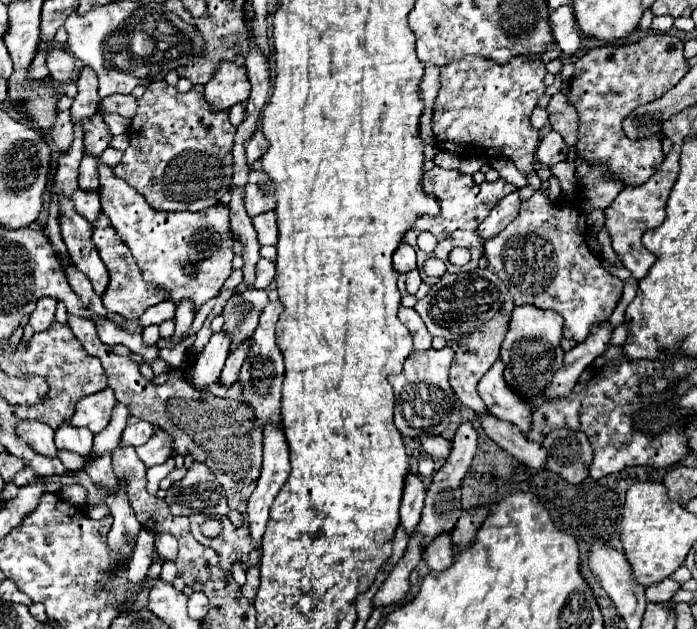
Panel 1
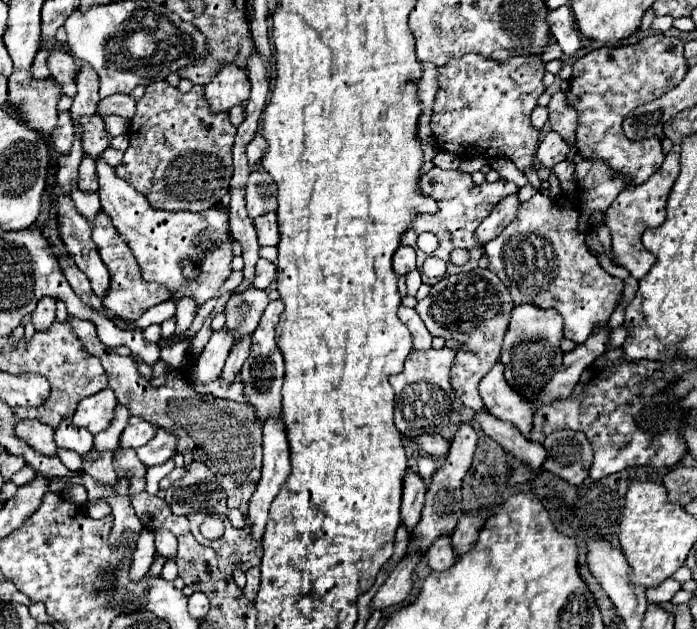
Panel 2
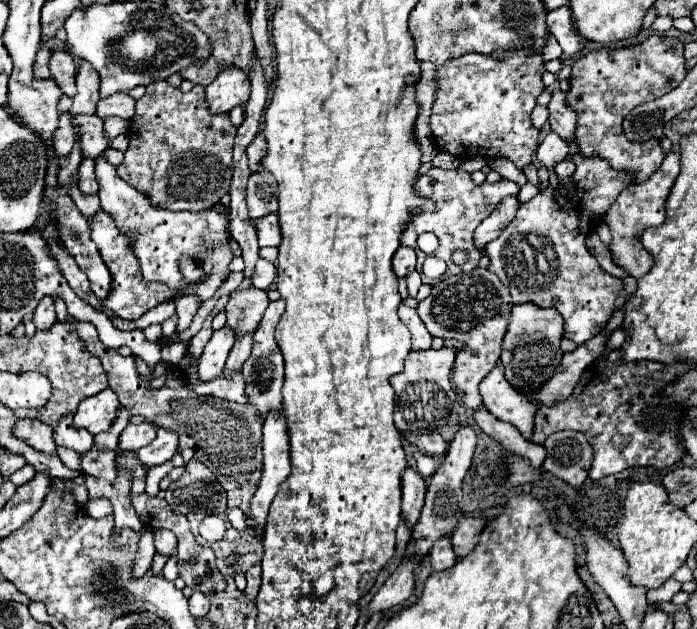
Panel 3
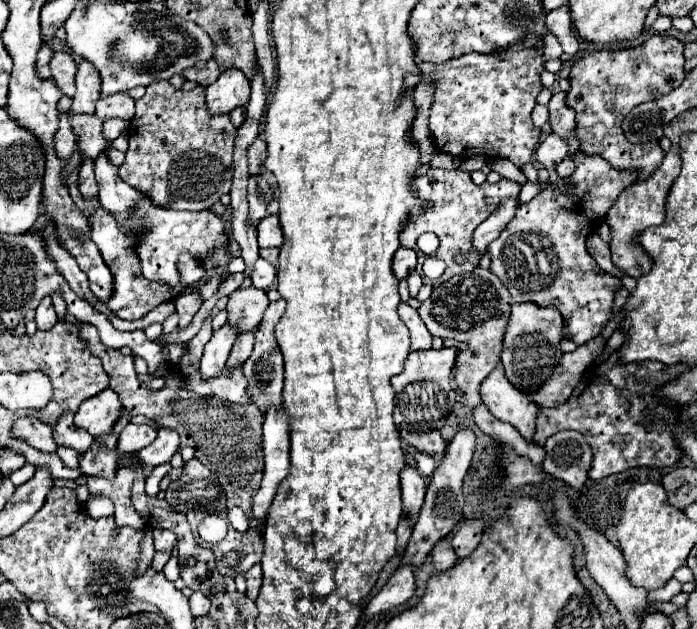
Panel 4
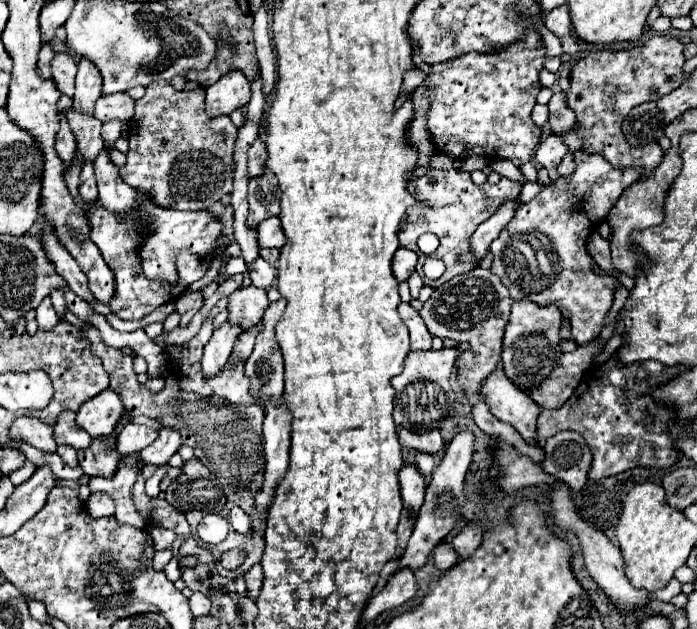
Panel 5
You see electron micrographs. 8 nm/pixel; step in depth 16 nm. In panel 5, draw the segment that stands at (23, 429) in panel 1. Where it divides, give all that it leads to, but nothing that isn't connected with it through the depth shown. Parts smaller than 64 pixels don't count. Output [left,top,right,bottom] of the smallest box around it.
[10,418,56,452]

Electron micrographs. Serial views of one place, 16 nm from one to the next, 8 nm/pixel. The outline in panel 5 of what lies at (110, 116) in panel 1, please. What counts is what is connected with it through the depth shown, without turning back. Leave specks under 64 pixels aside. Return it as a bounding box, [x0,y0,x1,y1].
[101,120,127,149]

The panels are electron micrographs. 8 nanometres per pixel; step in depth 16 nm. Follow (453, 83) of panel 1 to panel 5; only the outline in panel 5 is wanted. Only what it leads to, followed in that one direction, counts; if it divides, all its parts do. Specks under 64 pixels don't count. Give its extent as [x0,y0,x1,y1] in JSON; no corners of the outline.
[426,32,544,166]

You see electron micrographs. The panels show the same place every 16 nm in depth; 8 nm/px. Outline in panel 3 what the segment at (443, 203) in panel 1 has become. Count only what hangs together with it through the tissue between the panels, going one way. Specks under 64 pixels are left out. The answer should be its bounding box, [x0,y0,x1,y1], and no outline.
[400,168,520,276]

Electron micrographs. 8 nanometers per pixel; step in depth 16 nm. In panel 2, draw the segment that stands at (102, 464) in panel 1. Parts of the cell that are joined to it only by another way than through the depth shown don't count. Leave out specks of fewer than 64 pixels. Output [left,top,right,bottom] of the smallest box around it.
[82,450,116,486]

